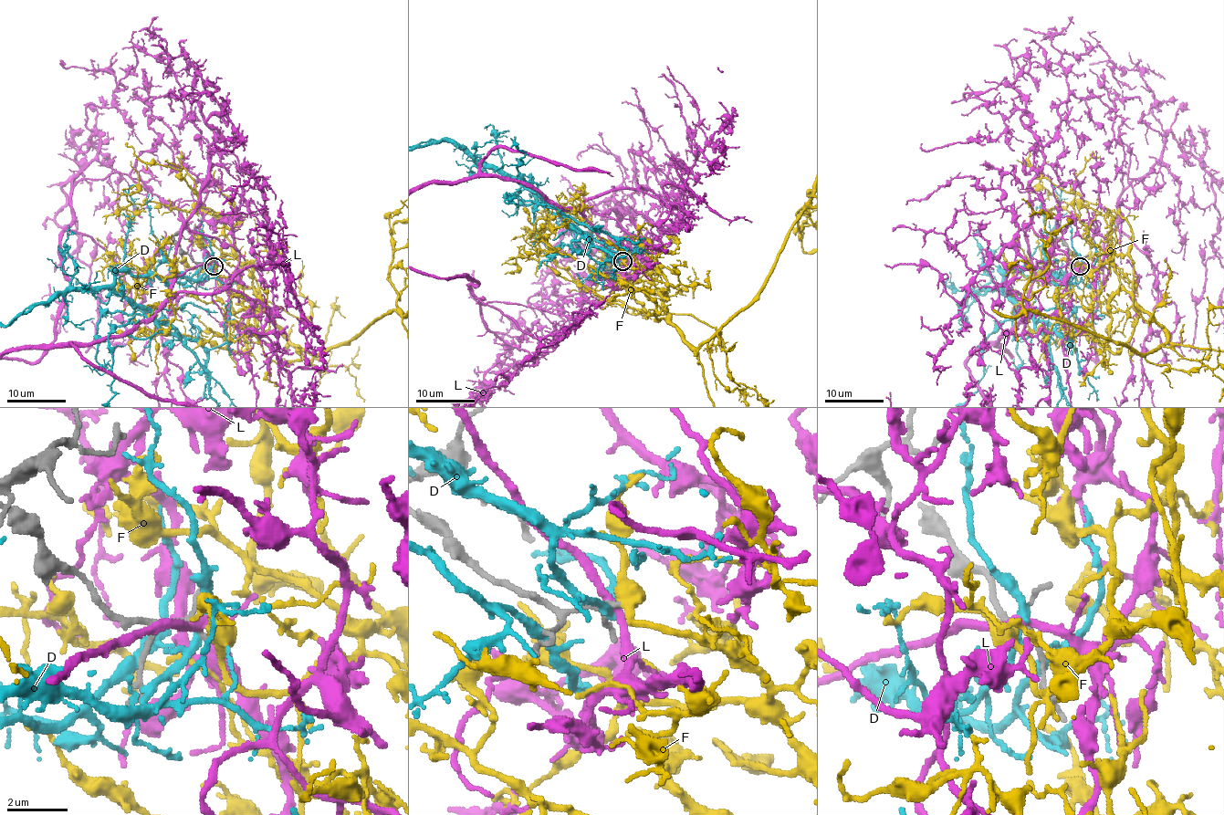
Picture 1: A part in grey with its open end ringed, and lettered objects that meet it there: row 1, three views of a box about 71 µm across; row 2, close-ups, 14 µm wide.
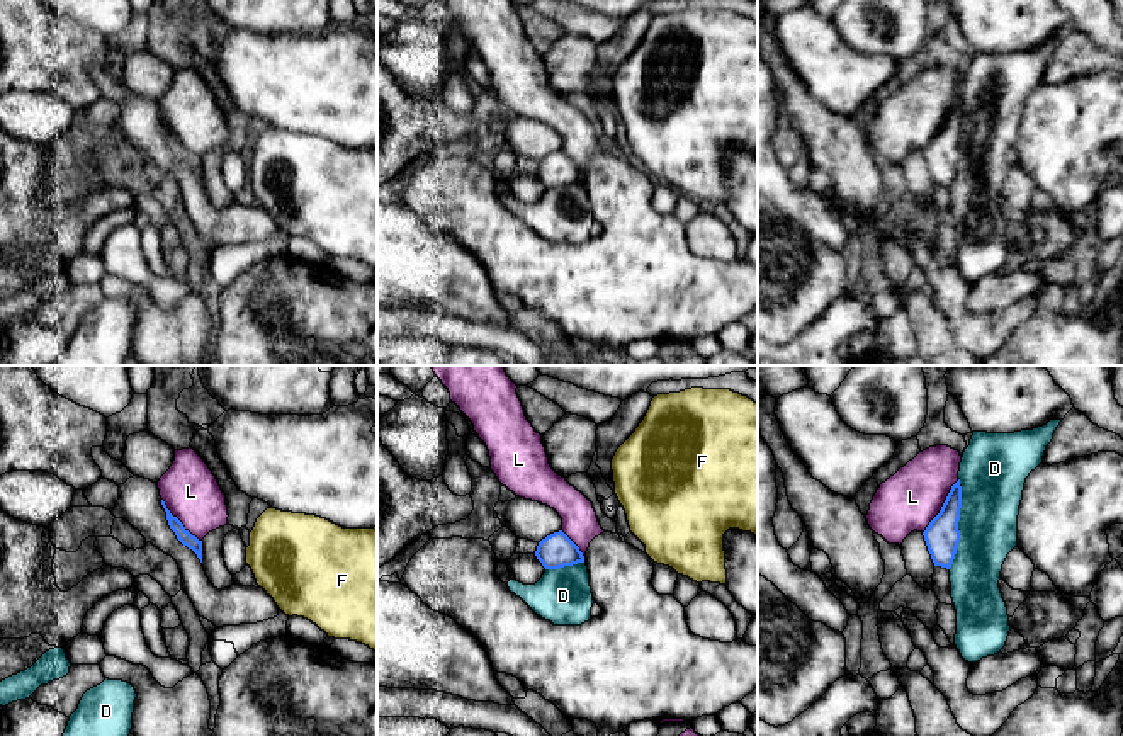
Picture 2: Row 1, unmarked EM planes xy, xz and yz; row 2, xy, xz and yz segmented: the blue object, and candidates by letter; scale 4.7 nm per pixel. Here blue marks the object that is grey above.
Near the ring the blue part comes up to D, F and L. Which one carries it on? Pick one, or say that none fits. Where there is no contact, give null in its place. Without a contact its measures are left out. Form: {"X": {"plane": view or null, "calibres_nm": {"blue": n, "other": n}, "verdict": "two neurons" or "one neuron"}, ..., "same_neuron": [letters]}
{"D": {"plane": "yz", "calibres_nm": {"blue": 170, "other": 300}, "verdict": "two neurons"}, "F": {"plane": null, "verdict": "one neuron"}, "L": {"plane": "yz", "calibres_nm": {"blue": 170, "other": 280}, "verdict": "two neurons"}, "same_neuron": ["F"]}

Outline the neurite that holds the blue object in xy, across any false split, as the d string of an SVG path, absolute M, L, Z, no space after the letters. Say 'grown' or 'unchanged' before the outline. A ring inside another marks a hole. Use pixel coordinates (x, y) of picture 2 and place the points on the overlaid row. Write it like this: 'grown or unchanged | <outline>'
unchanged | M161 500L161 505L163 505L165 512L166 512L168 525L170 525L170 529L175 532L177 539L178 539L183 546L187 546L189 549L192 549L192 551L197 554L197 558L200 559L200 563L202 563L202 541L199 541L195 535L192 535L192 534L183 527L183 524L182 524L177 517L173 517L173 515L170 513L170 510L166 508L166 505L165 505L163 500Z

